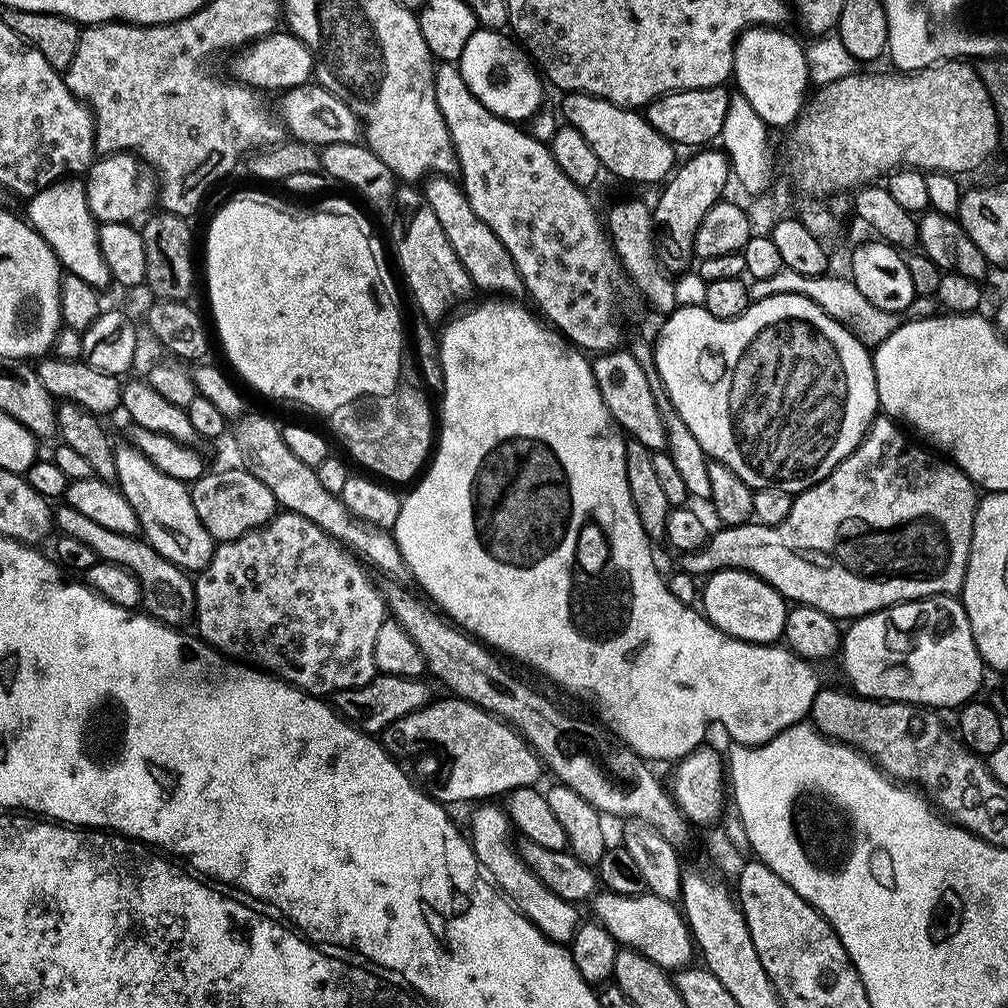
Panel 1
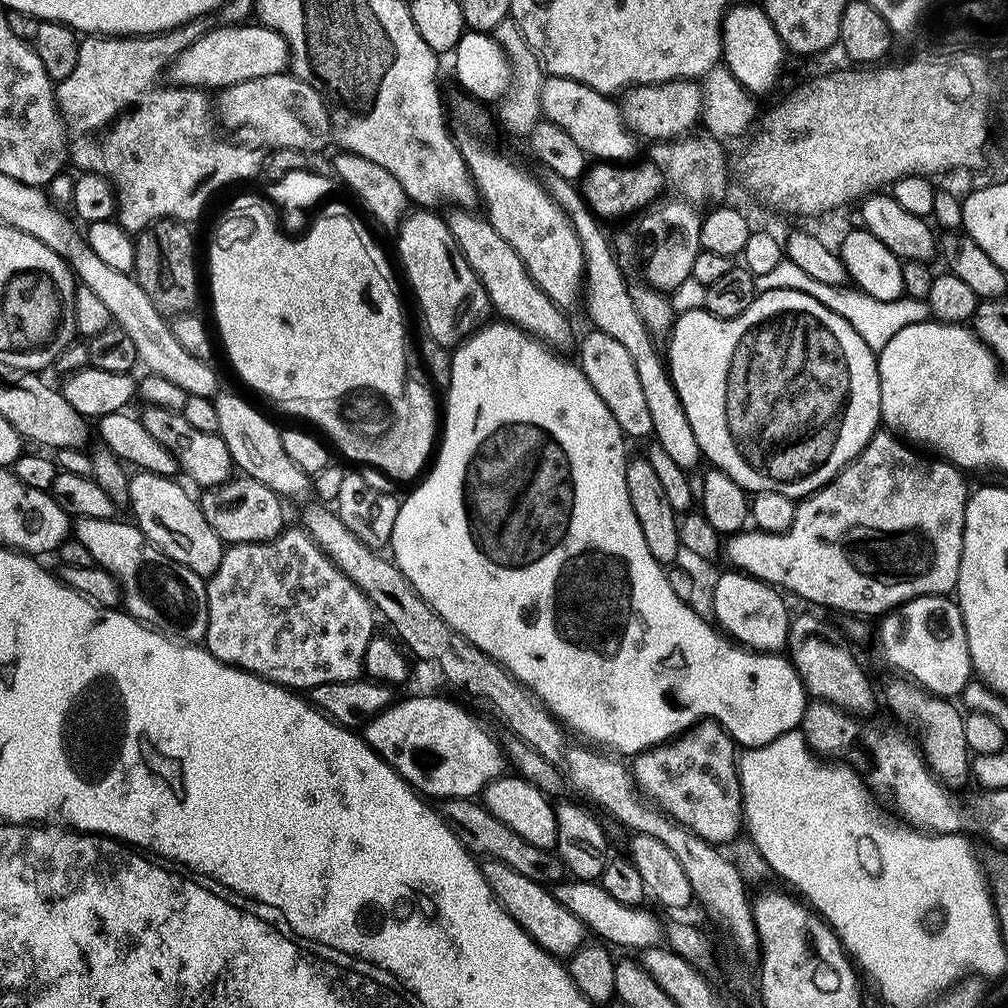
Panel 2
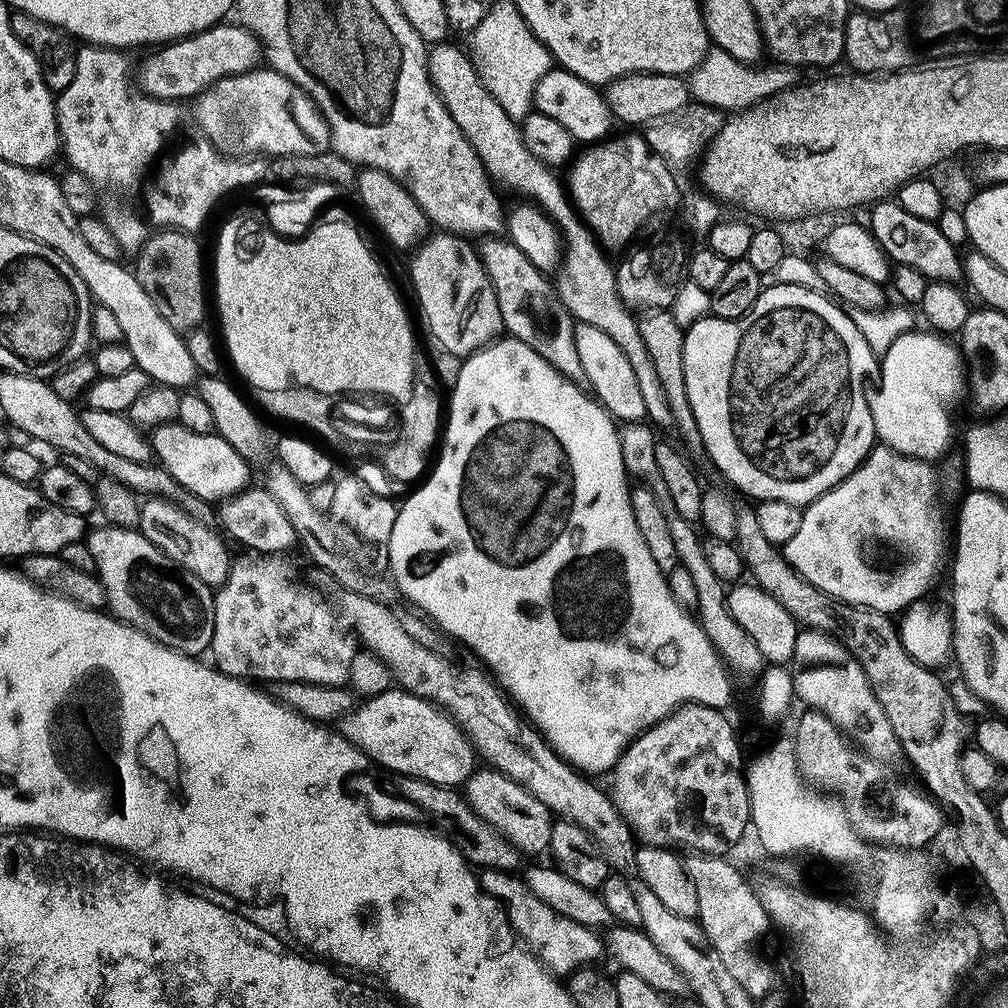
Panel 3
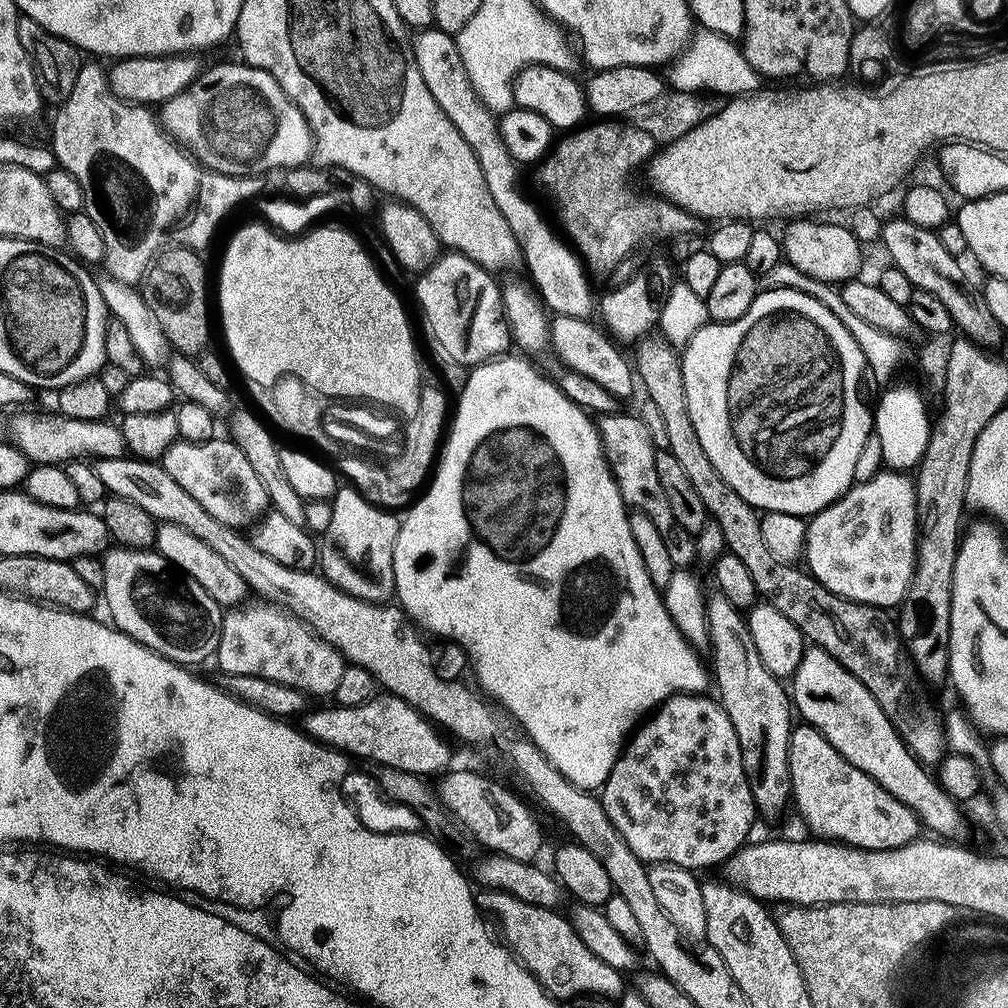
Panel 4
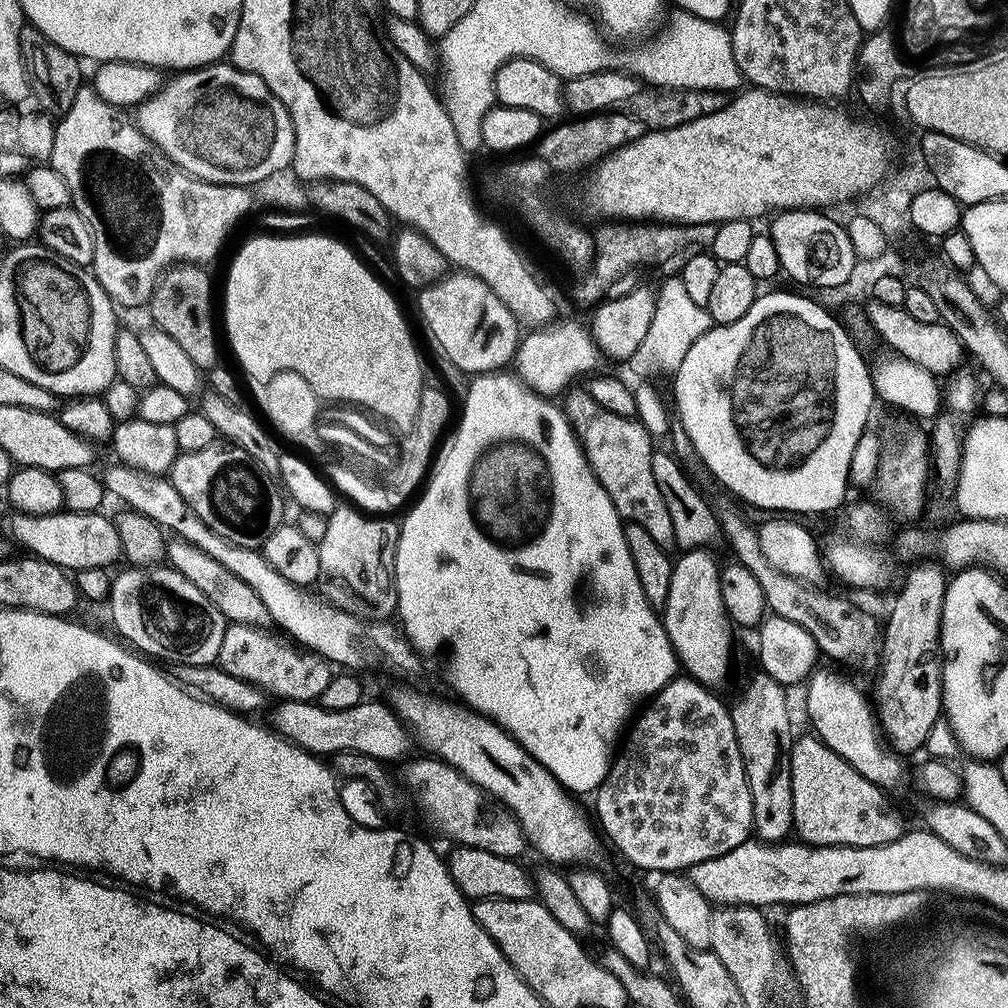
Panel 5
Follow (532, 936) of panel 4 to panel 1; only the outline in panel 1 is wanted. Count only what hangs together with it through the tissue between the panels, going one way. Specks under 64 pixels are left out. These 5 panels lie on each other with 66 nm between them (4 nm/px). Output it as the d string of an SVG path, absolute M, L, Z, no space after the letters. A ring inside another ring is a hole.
M484 802L477 805L468 828L466 827L476 861L480 863L488 879L512 901L513 908L520 911L531 924L538 926L548 938L567 945L582 923L582 915L576 909L579 907L573 901L558 898L558 894L554 894L554 890L550 890L550 886L546 886L546 882L542 882L542 878L538 878L538 874L520 857L519 847L514 840L512 844L514 825L507 811L495 804L497 803Z

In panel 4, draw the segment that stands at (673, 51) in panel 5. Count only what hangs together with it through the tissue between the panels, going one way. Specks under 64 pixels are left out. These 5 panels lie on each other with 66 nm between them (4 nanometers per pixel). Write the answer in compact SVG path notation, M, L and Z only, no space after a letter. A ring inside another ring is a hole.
M703 30L693 35L690 46L671 61L668 70L667 83L677 92L715 94L717 97L735 98L743 96L746 92L756 91L762 84L762 77L754 70L754 66L750 66L750 62L746 62L739 43L733 42L727 36L719 36Z

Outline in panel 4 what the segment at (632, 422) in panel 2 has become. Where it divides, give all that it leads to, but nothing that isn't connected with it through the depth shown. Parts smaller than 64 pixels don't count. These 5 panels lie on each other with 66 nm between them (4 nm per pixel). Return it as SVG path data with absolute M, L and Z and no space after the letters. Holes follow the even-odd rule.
M553 315L551 321L552 342L550 348L553 353L556 351L557 358L564 363L561 365L567 371L577 372L586 378L594 378L594 382L598 382L598 386L602 386L617 398L625 398L624 396L631 394L632 384L634 388L634 368L629 357L627 360L615 348L617 345L599 327L596 329L592 325L593 321L591 319L583 320L577 316Z

